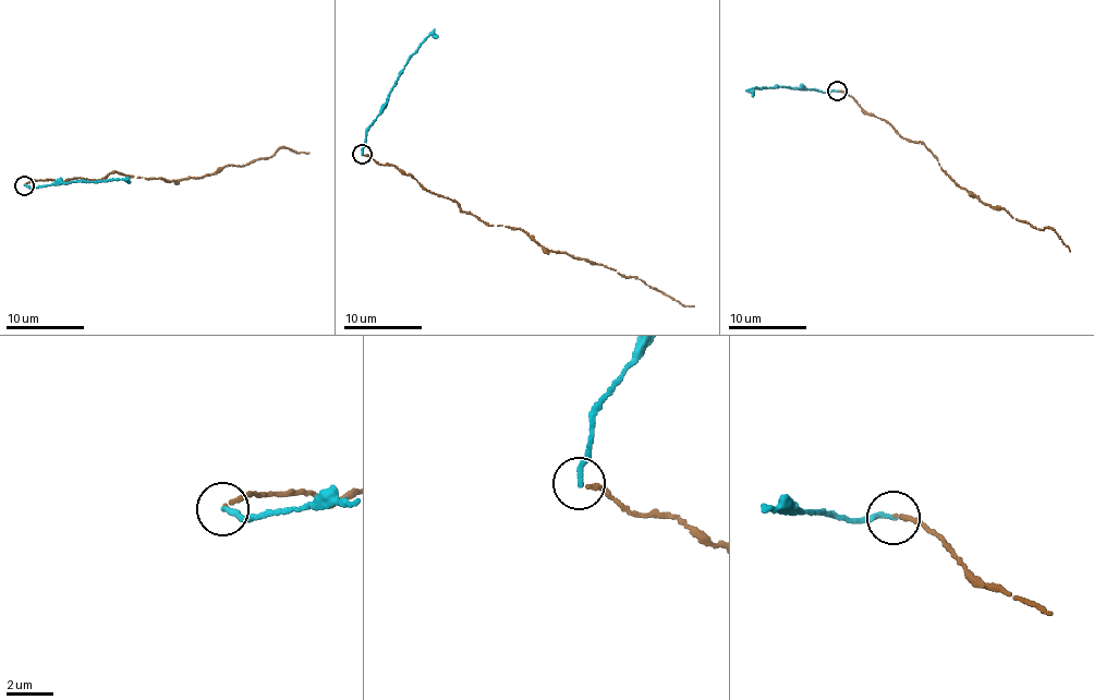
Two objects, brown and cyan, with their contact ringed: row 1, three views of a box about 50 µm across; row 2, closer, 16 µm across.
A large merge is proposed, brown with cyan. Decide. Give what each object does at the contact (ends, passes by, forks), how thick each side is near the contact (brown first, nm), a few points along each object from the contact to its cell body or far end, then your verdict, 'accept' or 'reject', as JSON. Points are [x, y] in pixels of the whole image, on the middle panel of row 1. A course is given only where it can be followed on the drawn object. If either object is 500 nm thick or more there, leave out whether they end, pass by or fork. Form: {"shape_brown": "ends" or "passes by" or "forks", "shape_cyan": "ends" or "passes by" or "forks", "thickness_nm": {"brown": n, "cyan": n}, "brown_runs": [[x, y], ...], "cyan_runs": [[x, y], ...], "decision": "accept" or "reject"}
{"shape_brown": "ends", "shape_cyan": "ends", "thickness_nm": {"brown": 190, "cyan": 240}, "brown_runs": [[362, 154], [410, 173], [462, 212], [493, 225], [521, 228], [542, 248], [635, 276], [685, 306], [693, 306]], "cyan_runs": [[362, 155], [368, 129], [403, 65], [428, 36], [438, 36]], "decision": "reject"}

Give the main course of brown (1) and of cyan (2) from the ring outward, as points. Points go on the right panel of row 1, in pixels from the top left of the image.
1: (838, 89), (891, 125), (901, 137), (923, 144), (947, 174), (968, 191), (1019, 220), (1053, 230), (1070, 252)
2: (838, 92), (769, 86), (751, 89), (753, 96)

